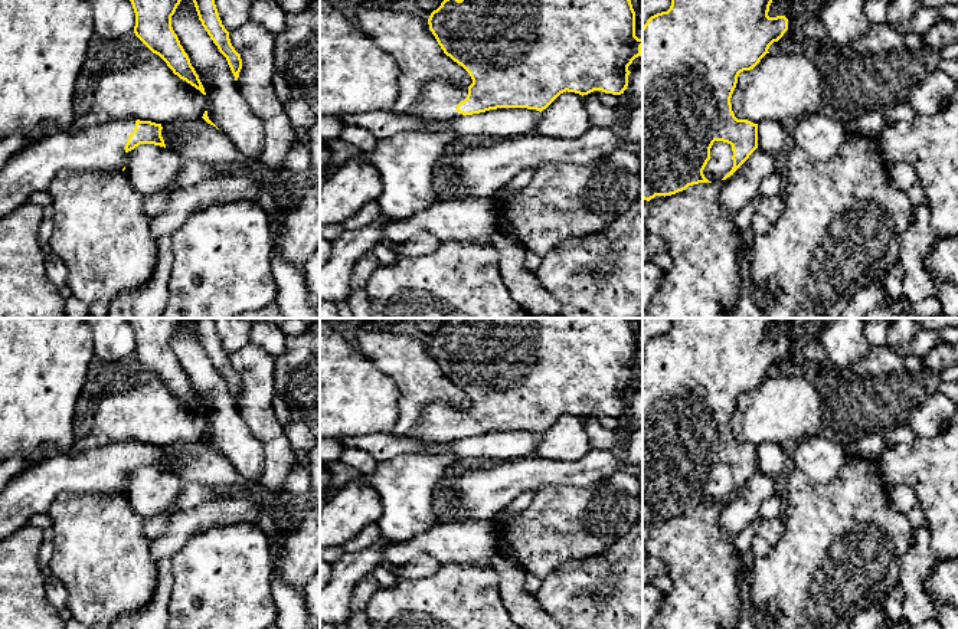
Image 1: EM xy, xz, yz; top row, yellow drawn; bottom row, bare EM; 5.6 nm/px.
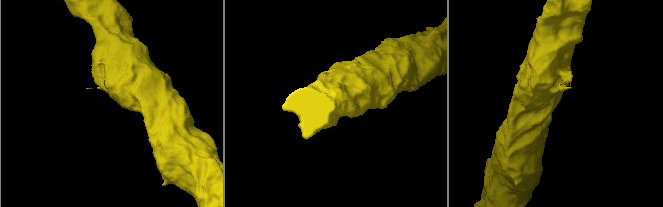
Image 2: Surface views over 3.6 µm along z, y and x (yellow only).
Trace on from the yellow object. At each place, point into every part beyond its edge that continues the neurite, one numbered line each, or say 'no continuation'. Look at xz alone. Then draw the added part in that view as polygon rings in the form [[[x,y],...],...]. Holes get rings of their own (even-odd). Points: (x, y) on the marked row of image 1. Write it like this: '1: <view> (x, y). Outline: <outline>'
1: xz (438, 100). Outline: [[[432,81],[424,86],[419,101],[408,114],[424,122],[449,121],[462,117],[455,108],[468,95],[468,88]]]

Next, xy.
1: xy (101, 147). Outline: [[[120,118],[79,134],[52,134],[16,153],[0,170],[0,217],[37,191],[46,191],[62,170],[122,170],[124,150],[135,118]]]

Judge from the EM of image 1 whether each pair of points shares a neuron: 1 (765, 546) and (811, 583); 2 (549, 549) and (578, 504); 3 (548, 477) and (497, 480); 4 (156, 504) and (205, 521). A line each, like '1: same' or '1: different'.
1: different
2: same
3: same
4: different

